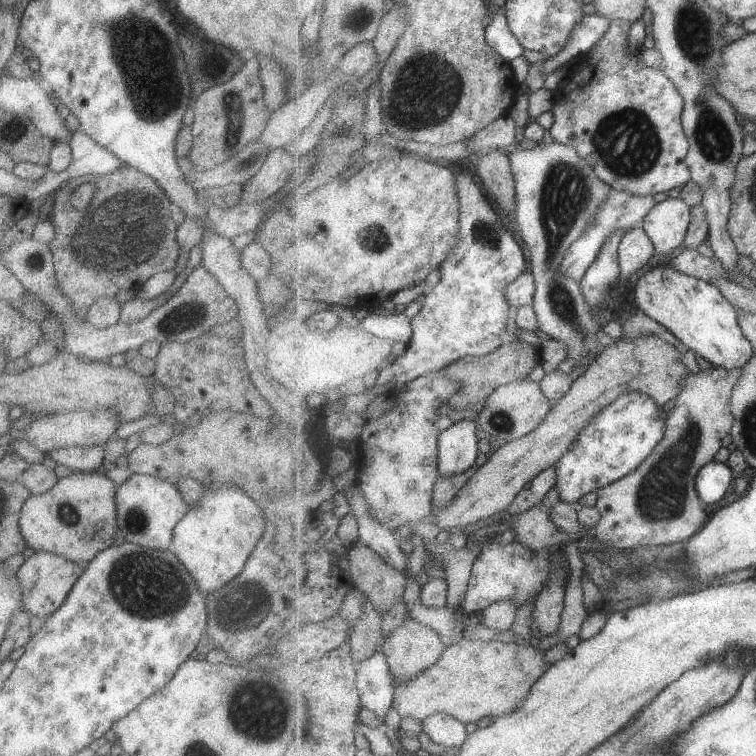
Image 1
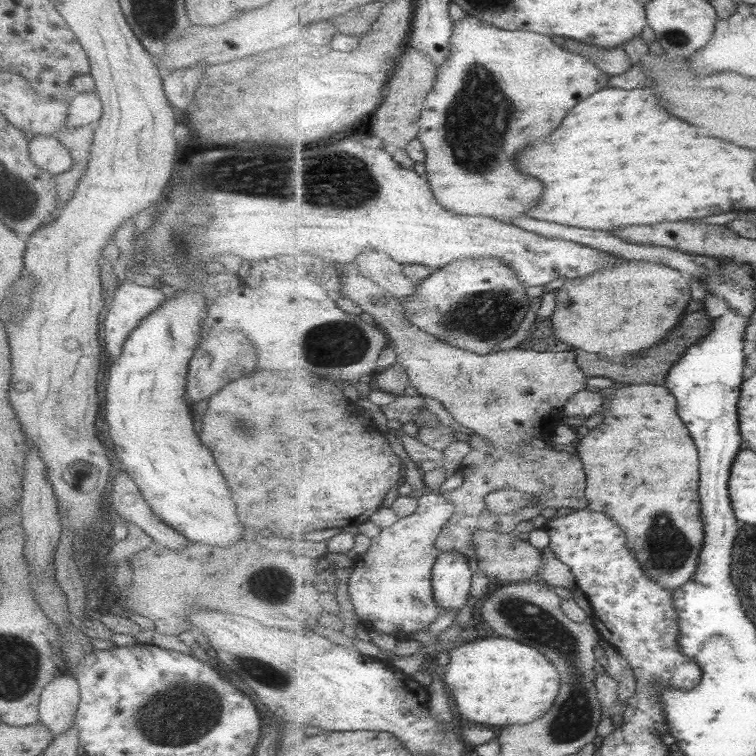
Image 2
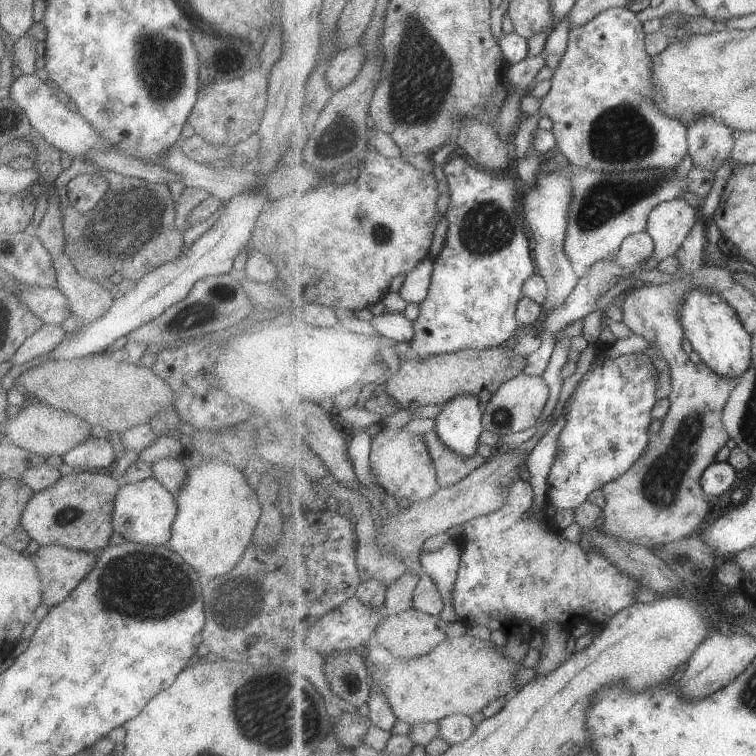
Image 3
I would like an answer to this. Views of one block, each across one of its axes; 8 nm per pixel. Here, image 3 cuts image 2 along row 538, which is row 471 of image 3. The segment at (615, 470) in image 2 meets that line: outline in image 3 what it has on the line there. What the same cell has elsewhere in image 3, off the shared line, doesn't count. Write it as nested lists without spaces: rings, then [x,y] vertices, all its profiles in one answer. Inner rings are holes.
[[[700,216],[693,232],[677,250],[680,266],[675,274],[676,280],[631,287],[621,308],[622,322],[633,333],[655,342],[673,374],[673,393],[668,399],[670,409],[662,420],[661,430],[652,437],[643,456],[623,476],[601,489],[606,498],[600,521],[603,530],[643,547],[664,545],[689,537],[701,527],[701,522],[709,516],[709,502],[702,478],[709,466],[716,462],[717,452],[731,438],[724,427],[724,409],[740,378],[723,378],[705,364],[693,364],[689,354],[683,350],[683,338],[687,338],[687,334],[681,310],[687,294],[697,288],[693,274],[705,264],[708,222]]]

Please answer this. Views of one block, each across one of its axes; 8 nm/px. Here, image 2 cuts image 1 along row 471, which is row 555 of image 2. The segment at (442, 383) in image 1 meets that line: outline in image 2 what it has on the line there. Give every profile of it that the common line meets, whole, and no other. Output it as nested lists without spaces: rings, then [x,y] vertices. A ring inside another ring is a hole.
[[[435,491],[428,493],[427,496],[420,496],[419,509],[411,516],[400,519],[394,526],[390,528],[383,529],[380,534],[372,538],[371,547],[363,555],[357,557],[357,562],[355,569],[353,570],[350,580],[348,582],[348,592],[350,594],[351,603],[355,606],[356,614],[359,617],[359,620],[362,624],[373,631],[384,633],[390,637],[393,637],[395,640],[405,640],[410,638],[415,632],[419,630],[427,629],[429,624],[433,624],[435,620],[441,615],[441,607],[436,601],[436,596],[433,595],[433,572],[435,564],[439,559],[439,556],[442,554],[441,550],[437,547],[437,540],[440,536],[440,533],[444,531],[444,527],[448,524],[448,521],[452,519],[453,511],[455,506],[449,502],[445,496],[441,496],[441,492]]]

